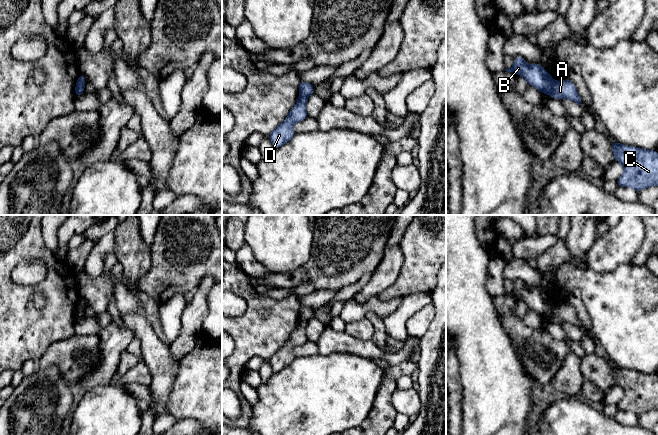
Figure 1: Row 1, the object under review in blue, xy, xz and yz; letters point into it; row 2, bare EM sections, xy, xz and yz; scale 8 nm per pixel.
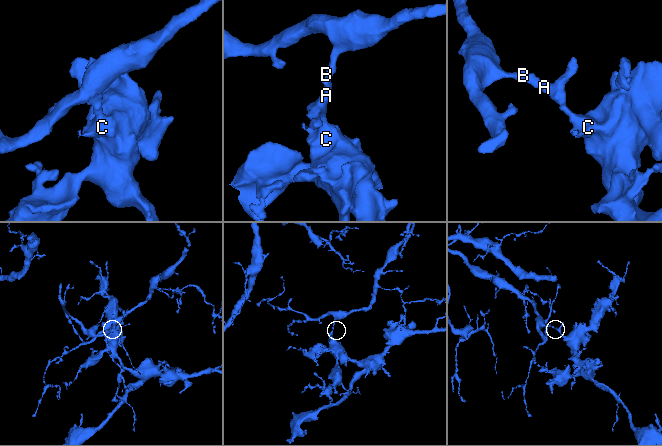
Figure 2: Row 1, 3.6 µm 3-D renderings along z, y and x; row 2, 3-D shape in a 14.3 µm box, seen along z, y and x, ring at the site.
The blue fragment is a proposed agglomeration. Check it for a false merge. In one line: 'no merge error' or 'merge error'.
merge error

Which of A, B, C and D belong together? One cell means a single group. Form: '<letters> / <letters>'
A C D / B

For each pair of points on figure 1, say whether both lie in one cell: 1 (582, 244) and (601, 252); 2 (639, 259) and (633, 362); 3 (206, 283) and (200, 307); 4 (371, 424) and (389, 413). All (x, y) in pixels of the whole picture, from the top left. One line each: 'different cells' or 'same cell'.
1: different cells
2: different cells
3: same cell
4: same cell

